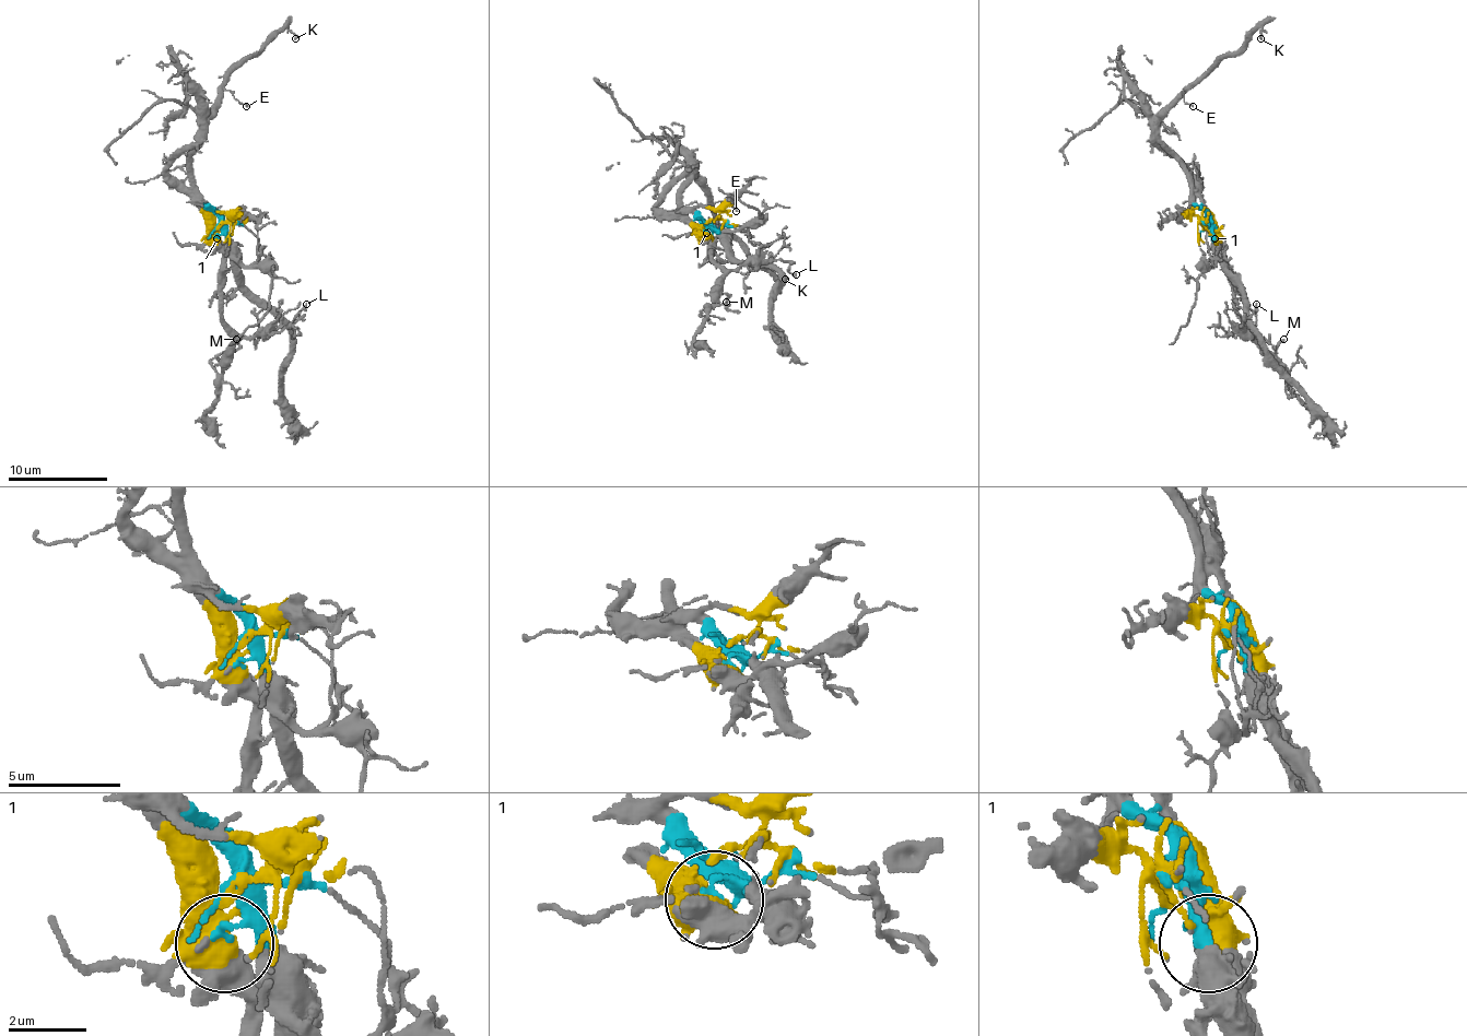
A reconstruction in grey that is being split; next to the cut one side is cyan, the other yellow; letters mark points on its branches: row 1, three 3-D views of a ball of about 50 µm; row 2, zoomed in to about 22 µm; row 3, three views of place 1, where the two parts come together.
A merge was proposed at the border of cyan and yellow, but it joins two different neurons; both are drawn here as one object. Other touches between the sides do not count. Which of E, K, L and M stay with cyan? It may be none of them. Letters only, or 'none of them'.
E, K

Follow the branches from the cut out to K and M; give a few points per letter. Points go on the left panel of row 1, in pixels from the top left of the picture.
K: (220, 224), (191, 174), (204, 119), (234, 69), (286, 27), (294, 39)
M: (220, 226), (212, 228), (222, 259), (222, 318), (234, 339), (232, 351), (239, 345), (237, 339)

